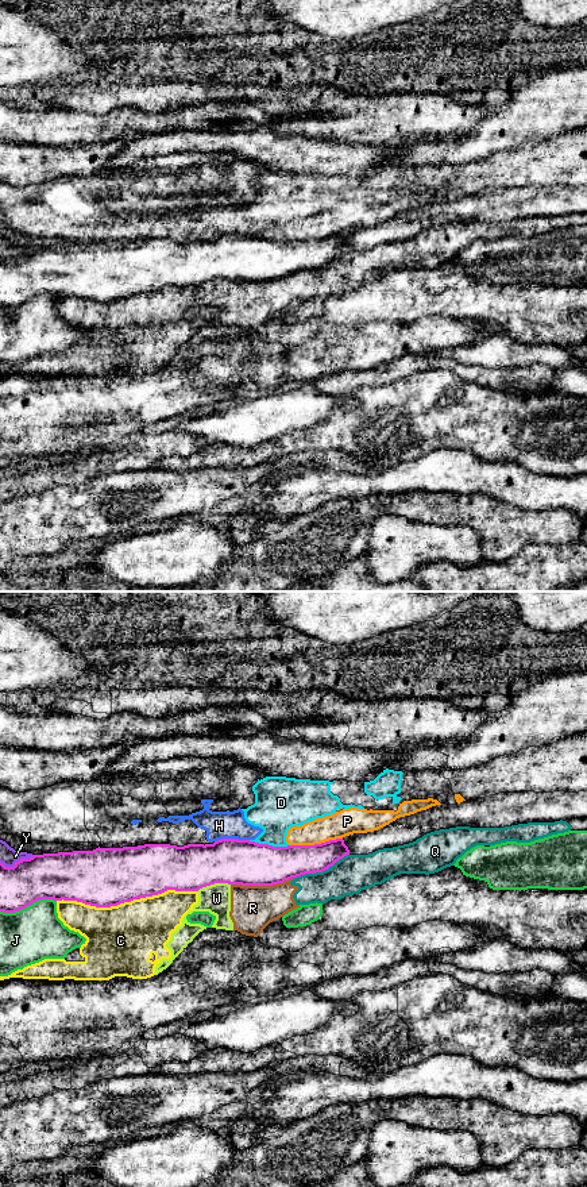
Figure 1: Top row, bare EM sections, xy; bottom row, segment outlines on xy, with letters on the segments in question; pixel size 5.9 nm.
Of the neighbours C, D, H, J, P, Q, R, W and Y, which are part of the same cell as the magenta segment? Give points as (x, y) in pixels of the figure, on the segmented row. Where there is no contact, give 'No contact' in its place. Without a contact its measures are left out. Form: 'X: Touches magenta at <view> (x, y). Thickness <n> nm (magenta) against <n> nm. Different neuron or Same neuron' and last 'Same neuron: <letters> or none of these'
C: Touches magenta at xy (126, 901). Thickness 360 nm (magenta) against 420 nm. Different neuron
D: Touches magenta at xy (267, 844). Thickness 280 nm (magenta) against 300 nm. Different neuron
H: Touches magenta at xy (231, 839). Thickness 280 nm (magenta) against 160 nm. Different neuron
J: Touches magenta at xy (27, 905). Thickness 280 nm (magenta) against 320 nm. Different neuron
P: Touches magenta at xy (315, 844). Thickness 200 nm (magenta) against 160 nm. Different neuron
Q: Touches magenta at xy (321, 871). Thickness 200 nm (magenta) against 220 nm. Different neuron
R: Touches magenta at xy (262, 885). Thickness 280 nm (magenta) against 280 nm. Different neuron
W: Touches magenta at xy (213, 883). Thickness 280 nm (magenta) against 180 nm. Different neuron
Y: Touches magenta at xy (16, 862). Thickness 280 nm (magenta) against 110 nm. Different neuron
Same neuron: none of these

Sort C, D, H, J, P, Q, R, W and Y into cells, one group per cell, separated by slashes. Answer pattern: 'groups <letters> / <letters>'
groups C Q R W / D / H P / J / Y

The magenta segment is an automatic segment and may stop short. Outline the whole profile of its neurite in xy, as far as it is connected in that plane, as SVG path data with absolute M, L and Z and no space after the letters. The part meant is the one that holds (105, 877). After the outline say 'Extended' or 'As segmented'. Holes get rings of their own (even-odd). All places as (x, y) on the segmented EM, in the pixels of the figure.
M221 839L213 844L144 844L34 855L13 867L0 863L0 912L15 913L39 899L77 901L111 907L167 890L198 891L215 883L273 886L305 874L323 872L350 855L343 839L314 845L273 847L250 840Z. As segmented

